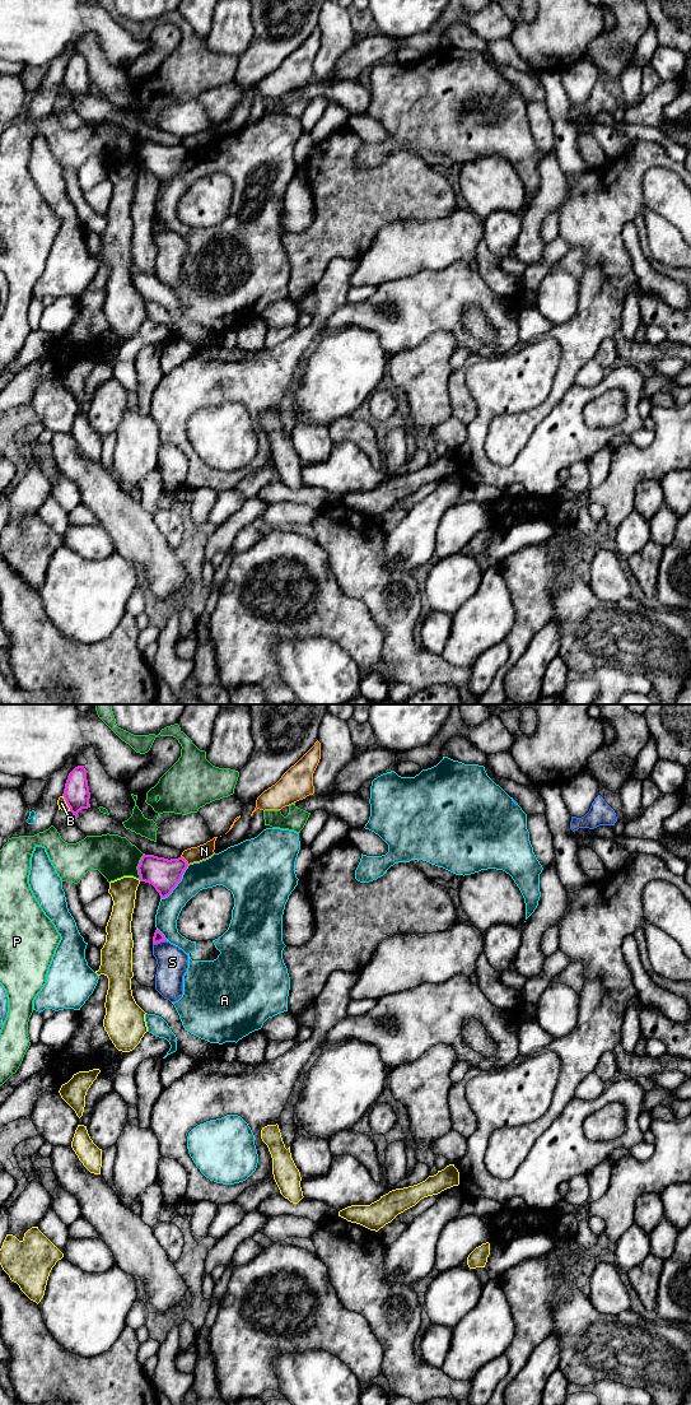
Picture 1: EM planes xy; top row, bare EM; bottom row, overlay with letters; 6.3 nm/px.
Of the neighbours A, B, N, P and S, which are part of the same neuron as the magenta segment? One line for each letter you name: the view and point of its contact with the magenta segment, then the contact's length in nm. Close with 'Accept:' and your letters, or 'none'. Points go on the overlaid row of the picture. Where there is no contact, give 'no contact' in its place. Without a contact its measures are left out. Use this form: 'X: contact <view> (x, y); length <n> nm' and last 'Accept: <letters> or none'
Accept: none

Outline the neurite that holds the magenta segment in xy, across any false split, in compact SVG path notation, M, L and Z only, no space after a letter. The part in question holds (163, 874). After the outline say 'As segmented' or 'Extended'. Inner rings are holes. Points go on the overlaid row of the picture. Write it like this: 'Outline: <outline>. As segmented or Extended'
Outline: M144 855L137 866L140 880L151 884L160 898L168 897L181 881L188 864L183 857L164 859Z. As segmented

